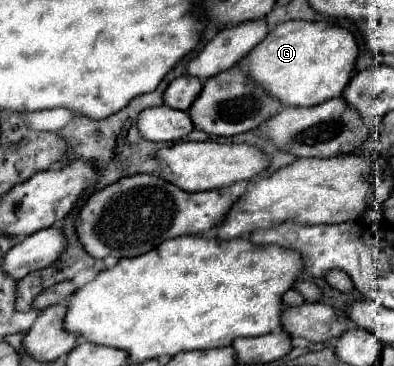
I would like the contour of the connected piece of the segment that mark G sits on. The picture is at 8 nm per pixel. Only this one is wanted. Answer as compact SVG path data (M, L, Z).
M290 20L282 22L276 28L268 32L268 36L256 46L256 50L250 50L248 56L244 56L238 64L254 80L254 84L262 84L266 92L270 92L280 104L284 106L314 106L320 102L326 102L330 98L342 96L346 84L350 82L354 74L354 64L358 56L358 46L354 36L334 24L326 22L304 22L304 20Z

